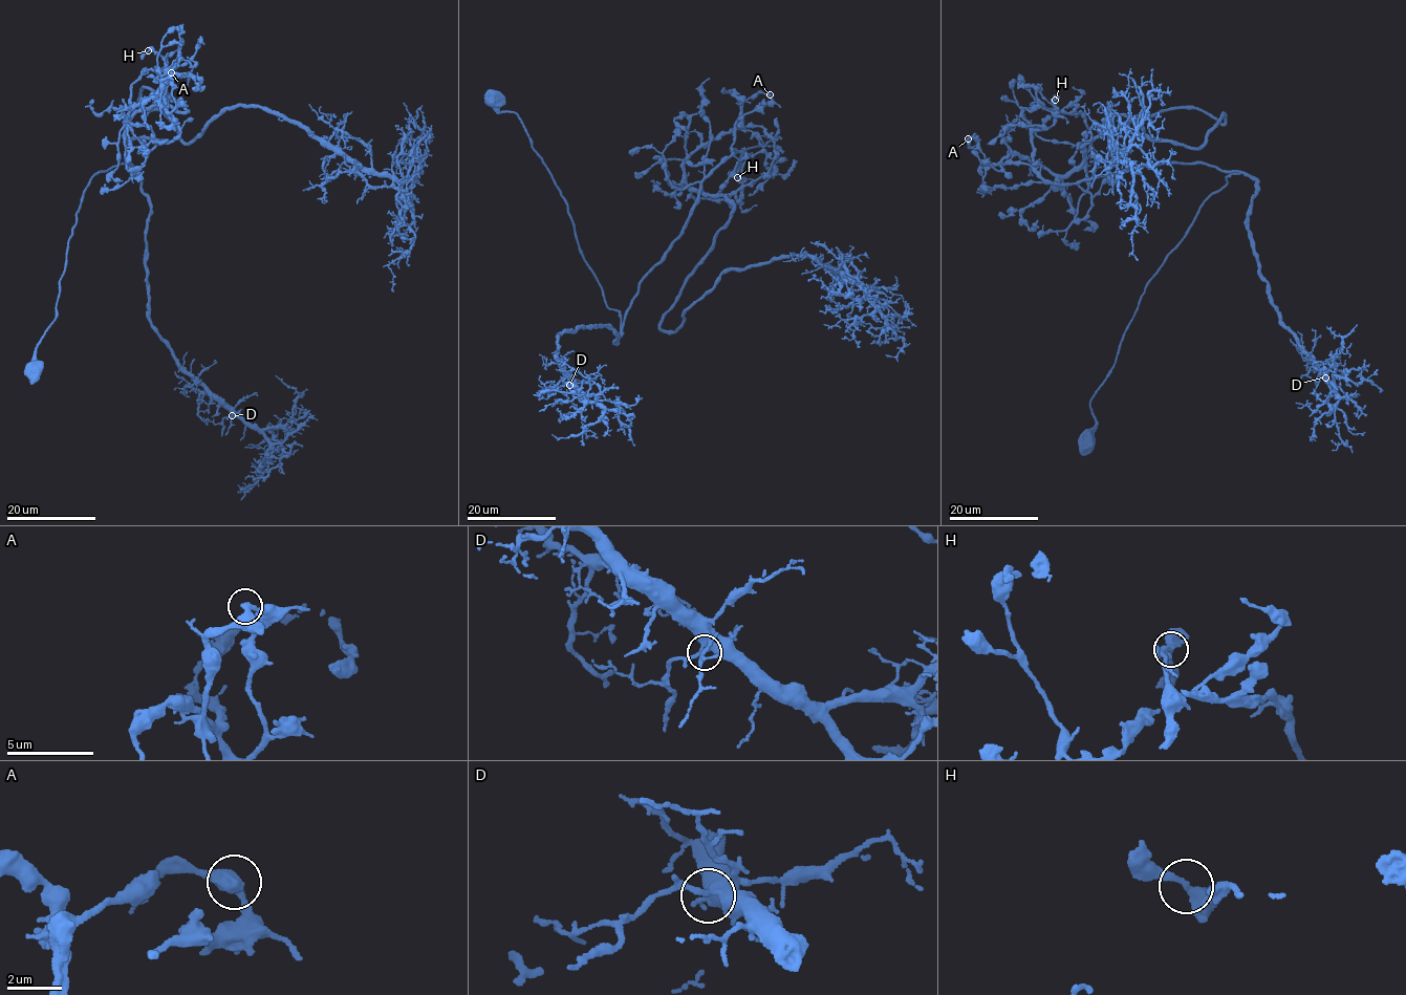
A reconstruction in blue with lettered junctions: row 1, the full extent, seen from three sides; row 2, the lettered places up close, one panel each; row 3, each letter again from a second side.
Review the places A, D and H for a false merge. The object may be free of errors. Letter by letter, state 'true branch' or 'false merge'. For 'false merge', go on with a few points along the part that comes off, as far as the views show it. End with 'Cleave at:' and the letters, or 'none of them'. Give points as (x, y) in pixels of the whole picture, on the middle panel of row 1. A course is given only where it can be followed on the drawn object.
A: false merge; course (770, 95), (742, 103), (732, 153), (619, 342), (603, 325), (556, 334), (596, 401), (557, 362)
D: true branch
H: true branch
Cleave at: A

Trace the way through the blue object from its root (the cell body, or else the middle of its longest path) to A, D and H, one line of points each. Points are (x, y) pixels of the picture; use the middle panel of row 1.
A: (493, 95), (522, 124), (606, 305), (623, 319), (702, 181), (733, 151), (740, 106), (770, 95)
D: (493, 95), (522, 124), (621, 318), (619, 343), (596, 324), (556, 334), (569, 385)
H: (493, 95), (522, 124), (606, 305), (622, 319), (731, 149), (745, 157), (747, 179), (737, 178)

